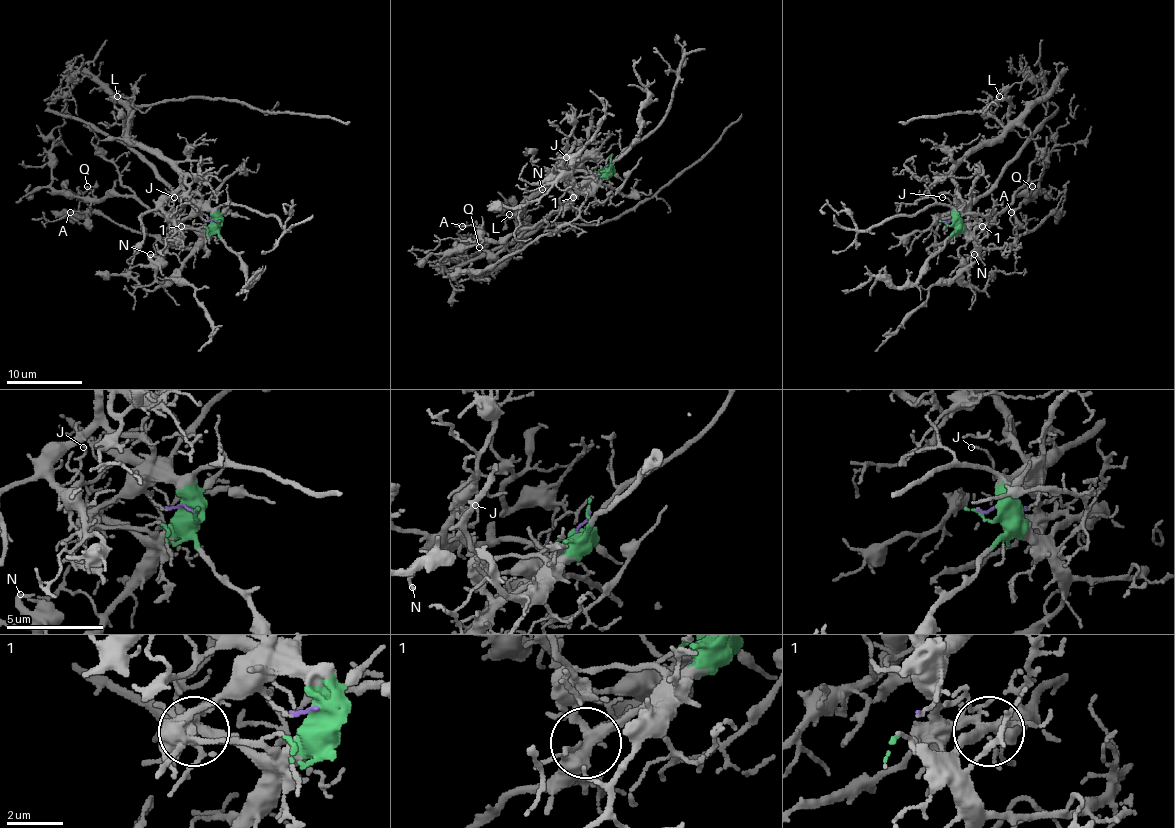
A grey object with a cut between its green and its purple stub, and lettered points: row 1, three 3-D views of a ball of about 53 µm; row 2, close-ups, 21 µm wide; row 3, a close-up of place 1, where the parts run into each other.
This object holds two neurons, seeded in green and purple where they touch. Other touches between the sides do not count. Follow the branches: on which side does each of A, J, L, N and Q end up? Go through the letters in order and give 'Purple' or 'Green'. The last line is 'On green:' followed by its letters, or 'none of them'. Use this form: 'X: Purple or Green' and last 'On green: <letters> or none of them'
A: Green
J: Purple
L: Purple
N: Green
Q: Green
On green: A, N, Q

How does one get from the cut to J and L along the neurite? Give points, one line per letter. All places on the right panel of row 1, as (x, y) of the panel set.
J: (944, 222), (967, 218), (961, 199), (956, 193), (958, 190), (952, 210), (943, 197)
L: (944, 222), (967, 218), (956, 193), (952, 171), (1005, 129), (1009, 103), (1001, 93), (995, 97), (999, 95)

